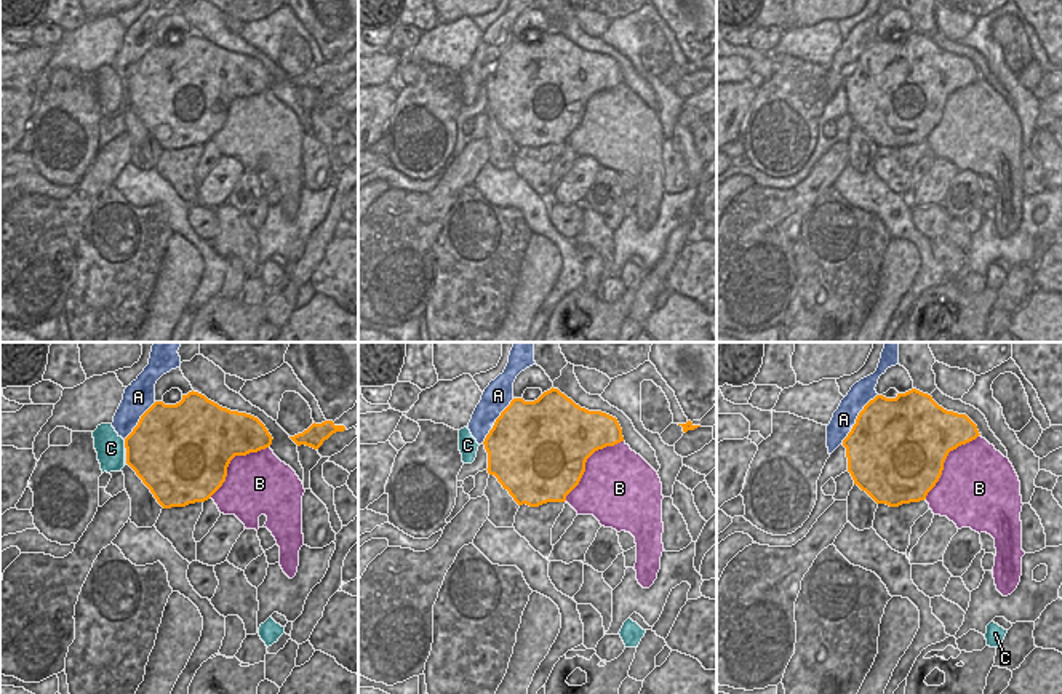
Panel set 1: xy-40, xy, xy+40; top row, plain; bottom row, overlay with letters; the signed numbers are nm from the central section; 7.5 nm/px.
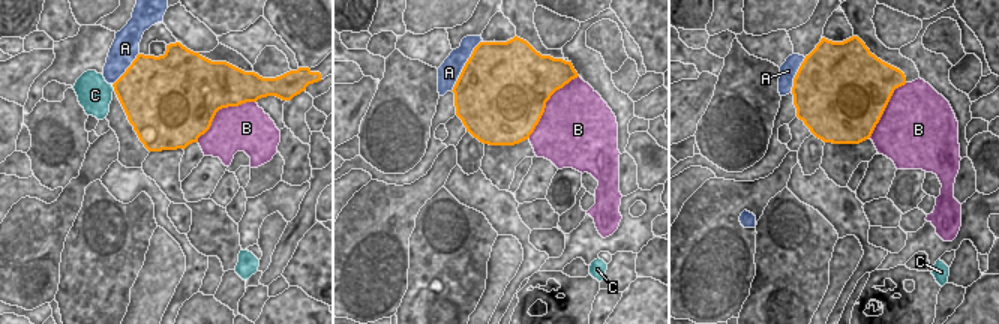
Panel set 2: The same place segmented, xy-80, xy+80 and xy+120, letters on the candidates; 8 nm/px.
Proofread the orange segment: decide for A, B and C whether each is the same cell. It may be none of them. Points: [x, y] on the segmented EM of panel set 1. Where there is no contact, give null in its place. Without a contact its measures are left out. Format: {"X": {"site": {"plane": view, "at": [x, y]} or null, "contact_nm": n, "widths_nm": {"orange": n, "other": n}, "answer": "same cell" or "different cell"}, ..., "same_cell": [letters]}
{"A": {"site": {"plane": "xy+40", "at": [856, 419]}, "contact_nm": 460, "widths_nm": {"orange": 500, "other": 170}, "answer": "different cell"}, "B": {"site": {"plane": "xy+40", "at": [944, 461]}, "contact_nm": 650, "widths_nm": {"orange": 500, "other": 480}, "answer": "different cell"}, "C": {"site": {"plane": "xy-40", "at": [125, 443]}, "contact_nm": 60, "widths_nm": {"orange": 480, "other": 220}, "answer": "different cell"}, "same_cell": []}

